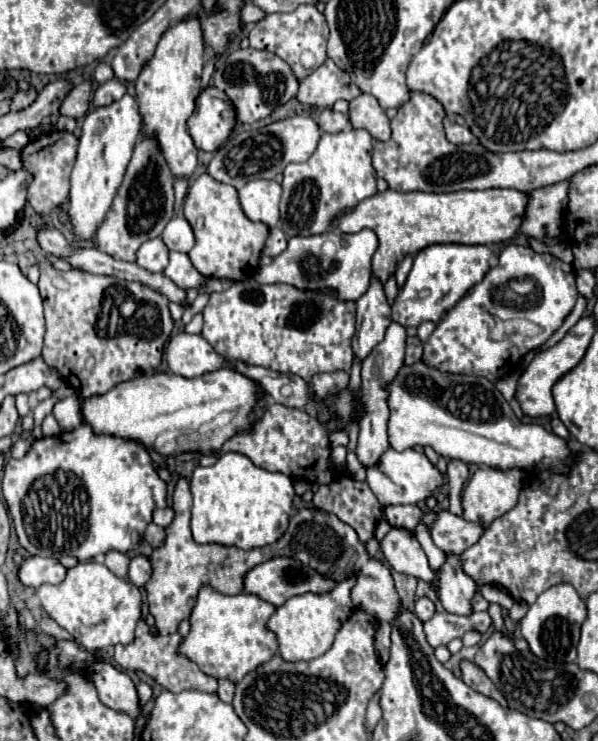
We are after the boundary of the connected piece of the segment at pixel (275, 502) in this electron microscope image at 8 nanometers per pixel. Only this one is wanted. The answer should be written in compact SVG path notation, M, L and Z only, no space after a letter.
M227 452L213 466L197 466L191 478L193 510L191 530L199 544L225 544L243 550L279 540L289 524L295 490L293 480L281 472L257 468L245 454Z

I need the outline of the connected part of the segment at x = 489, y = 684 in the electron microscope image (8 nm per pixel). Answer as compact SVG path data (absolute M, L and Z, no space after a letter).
M461 660L461 674L463 674L463 682L467 686L471 686L473 690L497 700L501 706L507 706L505 698L501 696L501 692L497 690L497 686L493 684L493 680L489 680L489 676L485 676L485 672L471 660Z

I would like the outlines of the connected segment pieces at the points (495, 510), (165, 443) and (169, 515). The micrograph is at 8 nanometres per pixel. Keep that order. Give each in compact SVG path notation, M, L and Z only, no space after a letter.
M479 468L471 480L467 482L463 494L461 494L461 504L463 504L463 518L469 522L477 522L483 528L489 528L489 524L509 512L513 504L517 504L517 496L521 490L521 478L525 470L523 468L511 468L511 470L499 470L499 468Z
M221 368L197 378L163 372L137 374L135 380L121 382L103 396L83 398L81 414L95 432L139 440L165 456L177 452L207 454L219 450L239 430L251 428L251 410L257 400L255 390L255 382L233 368Z
M163 508L163 510L155 510L153 512L153 522L157 524L157 526L169 526L171 524L171 520L173 520L173 510L171 508Z

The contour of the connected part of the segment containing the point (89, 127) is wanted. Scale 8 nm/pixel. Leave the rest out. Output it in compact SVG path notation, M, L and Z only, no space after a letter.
M125 94L121 100L109 106L95 108L85 116L77 148L77 160L71 172L71 190L67 206L71 218L71 232L79 240L95 238L99 226L105 222L111 202L123 182L139 130L141 130L139 106L135 98L129 94Z

